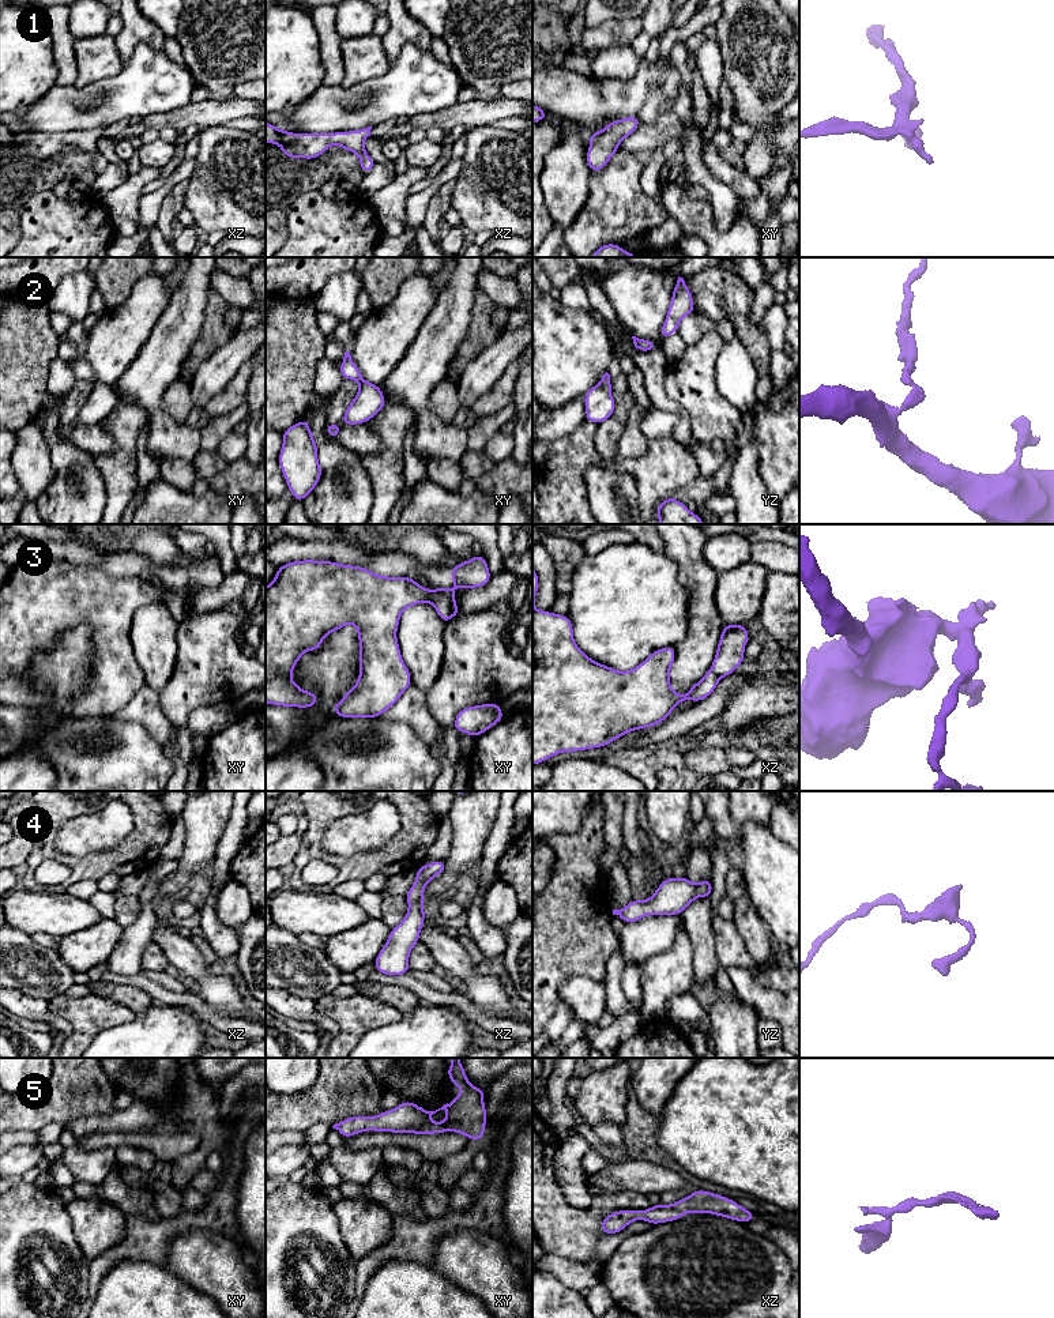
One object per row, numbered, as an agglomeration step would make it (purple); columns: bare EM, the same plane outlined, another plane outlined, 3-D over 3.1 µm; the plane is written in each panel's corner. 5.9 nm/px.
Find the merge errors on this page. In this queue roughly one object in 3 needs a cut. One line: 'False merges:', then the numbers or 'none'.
False merges: 3

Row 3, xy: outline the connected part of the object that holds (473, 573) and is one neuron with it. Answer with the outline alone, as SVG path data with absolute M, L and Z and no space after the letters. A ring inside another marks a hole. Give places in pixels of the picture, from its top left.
M475 556L466 562L455 564L451 570L451 577L453 579L453 587L451 588L452 595L452 617L462 614L458 610L455 602L456 588L478 588L489 583L492 575L488 568L486 558L483 556Z

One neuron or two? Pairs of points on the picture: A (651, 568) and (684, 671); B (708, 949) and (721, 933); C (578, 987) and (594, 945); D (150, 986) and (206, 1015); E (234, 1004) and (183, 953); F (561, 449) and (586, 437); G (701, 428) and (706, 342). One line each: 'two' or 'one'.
A: two
B: two
C: two
D: one
E: one
F: one
G: one

